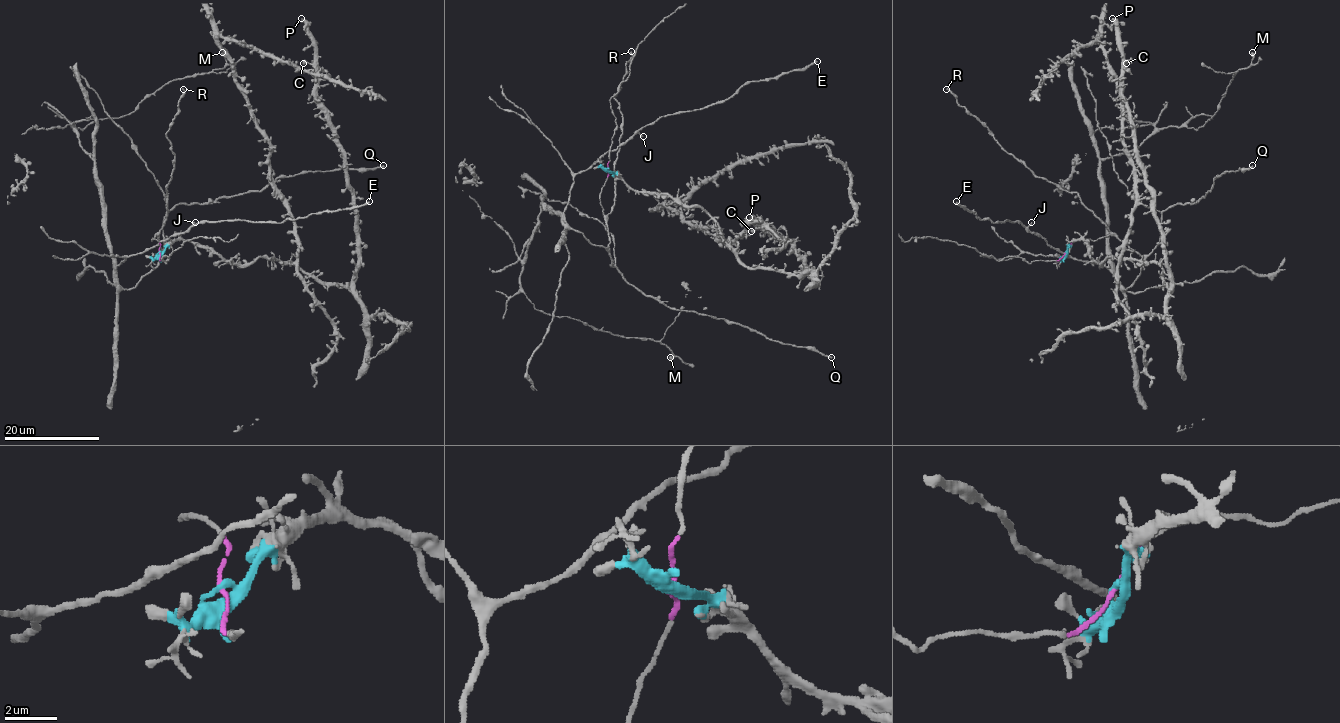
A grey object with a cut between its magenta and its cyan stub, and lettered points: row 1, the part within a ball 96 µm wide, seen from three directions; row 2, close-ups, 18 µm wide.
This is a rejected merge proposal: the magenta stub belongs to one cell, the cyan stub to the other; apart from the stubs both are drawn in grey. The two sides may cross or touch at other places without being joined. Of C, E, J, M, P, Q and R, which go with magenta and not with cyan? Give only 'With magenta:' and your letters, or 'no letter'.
With magenta: E, J, M, Q, R

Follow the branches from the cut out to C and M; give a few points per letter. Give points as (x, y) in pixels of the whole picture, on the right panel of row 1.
C: (1065, 252), (1084, 240), (1101, 264), (1109, 257), (1155, 261), (1170, 284), (1165, 234), (1122, 92), (1126, 63)
M: (1065, 252), (1122, 240), (1143, 259), (1127, 288), (1101, 161), (1198, 129), (1252, 52)

